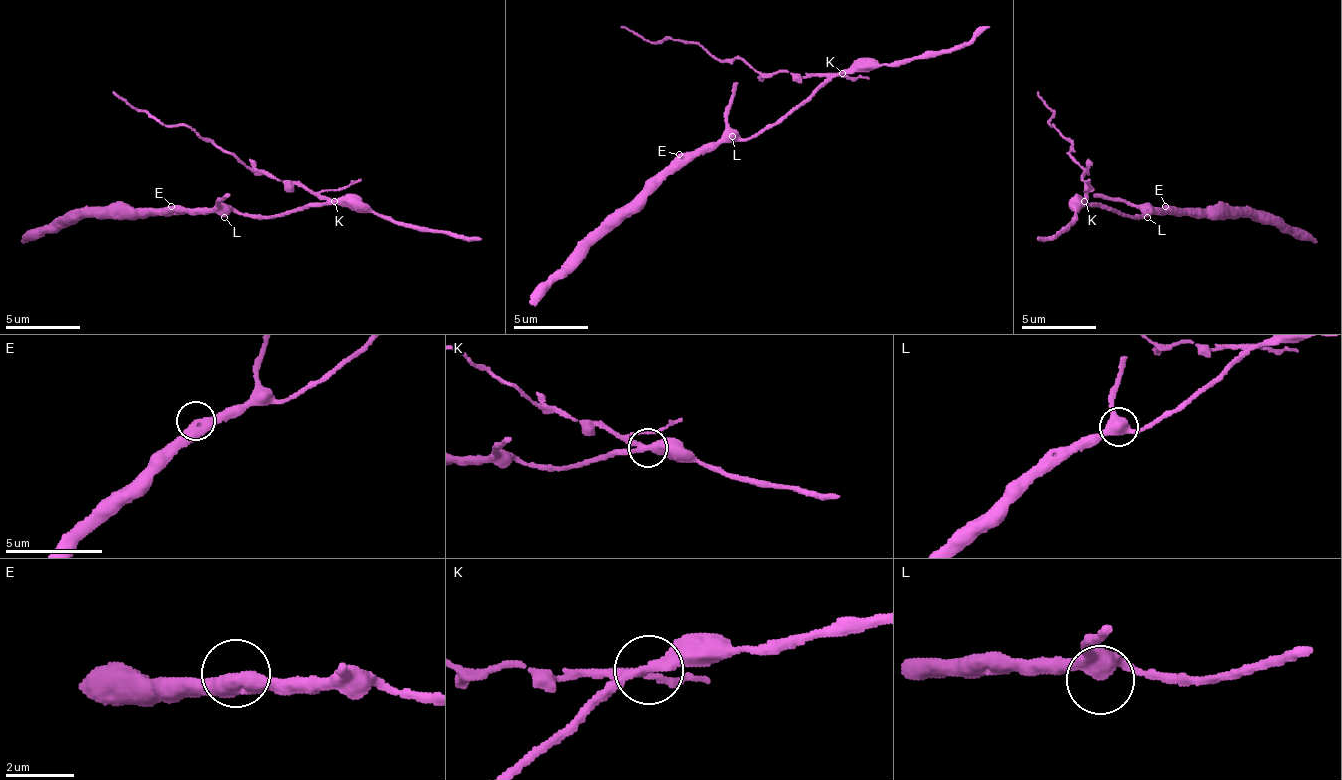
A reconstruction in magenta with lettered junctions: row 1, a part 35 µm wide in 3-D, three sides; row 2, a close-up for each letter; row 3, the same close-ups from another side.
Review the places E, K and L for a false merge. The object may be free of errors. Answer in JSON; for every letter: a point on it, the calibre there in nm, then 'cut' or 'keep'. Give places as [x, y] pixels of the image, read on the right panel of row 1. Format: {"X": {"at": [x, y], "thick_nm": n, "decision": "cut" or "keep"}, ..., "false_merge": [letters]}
{"E": {"at": [1165, 206], "thick_nm": 500, "decision": "keep"}, "K": {"at": [1084, 201], "thick_nm": 300, "decision": "cut"}, "L": {"at": [1147, 217], "thick_nm": 400, "decision": "keep"}, "false_merge": ["K"]}

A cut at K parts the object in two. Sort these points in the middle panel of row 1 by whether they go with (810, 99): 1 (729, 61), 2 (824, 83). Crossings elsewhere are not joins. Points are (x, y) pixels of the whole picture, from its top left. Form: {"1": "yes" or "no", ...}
{"1": "no", "2": "yes"}

